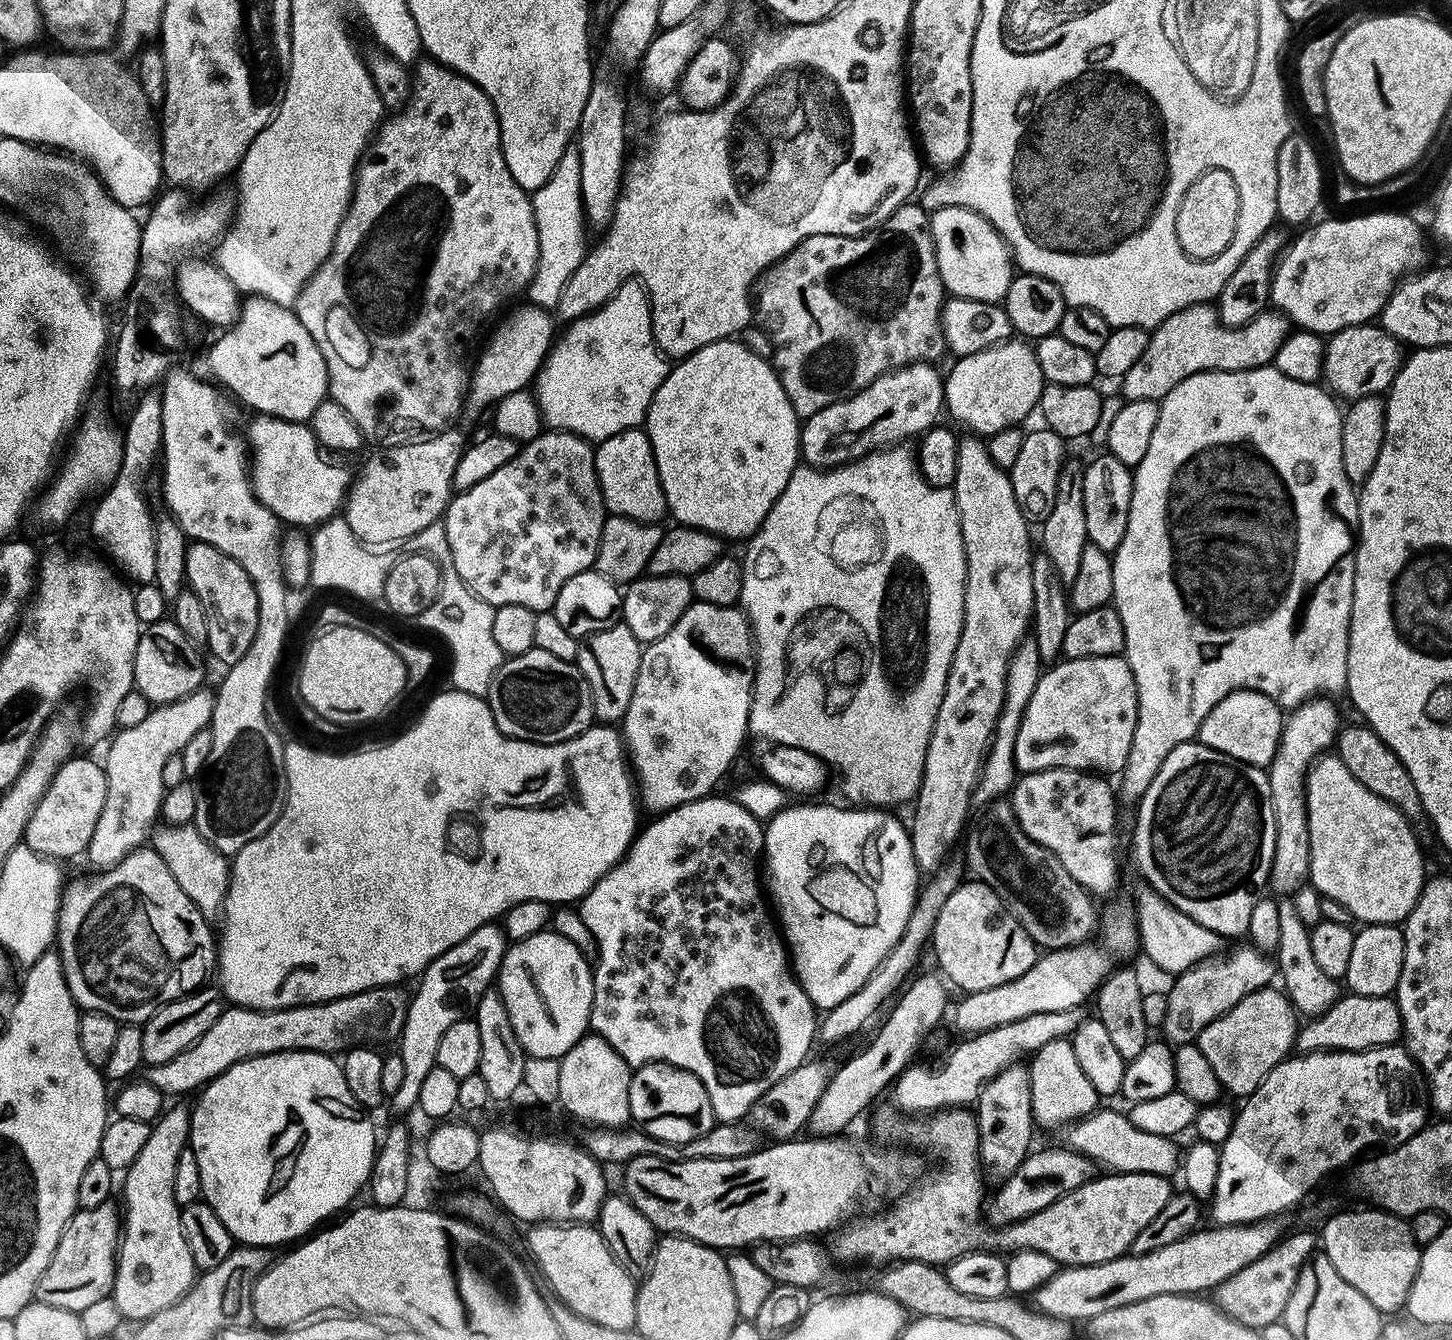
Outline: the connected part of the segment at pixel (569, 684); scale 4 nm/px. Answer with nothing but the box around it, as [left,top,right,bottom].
[486,646,594,744]

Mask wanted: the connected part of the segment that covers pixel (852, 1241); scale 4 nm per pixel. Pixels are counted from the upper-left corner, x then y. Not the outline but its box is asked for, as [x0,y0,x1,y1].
[826,1106,986,1266]

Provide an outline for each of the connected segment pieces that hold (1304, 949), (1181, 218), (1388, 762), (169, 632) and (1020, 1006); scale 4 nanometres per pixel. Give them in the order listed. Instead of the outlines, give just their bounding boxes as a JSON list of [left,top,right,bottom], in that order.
[[1276,896,1339,1018],[1175,169,1240,256],[1336,726,1423,822],[134,619,204,706],[950,942,1110,1034]]

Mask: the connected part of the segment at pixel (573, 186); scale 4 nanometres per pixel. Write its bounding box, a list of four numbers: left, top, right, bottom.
[530,146,586,285]

